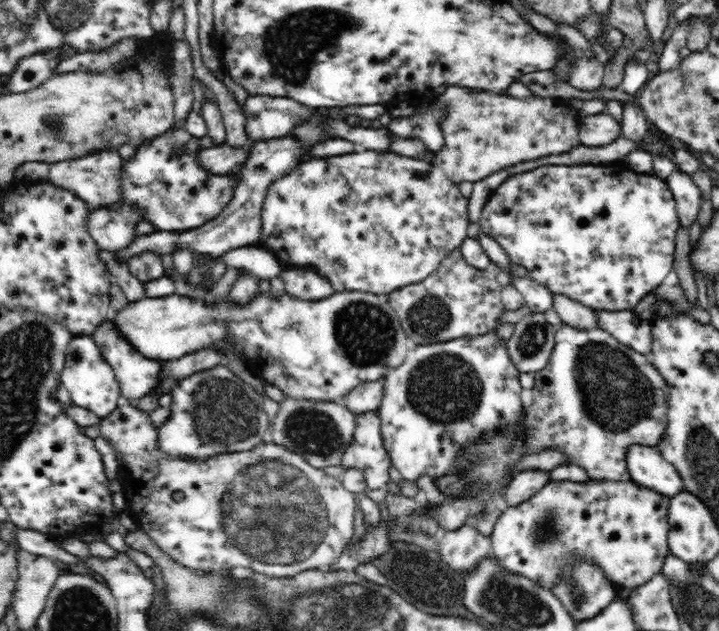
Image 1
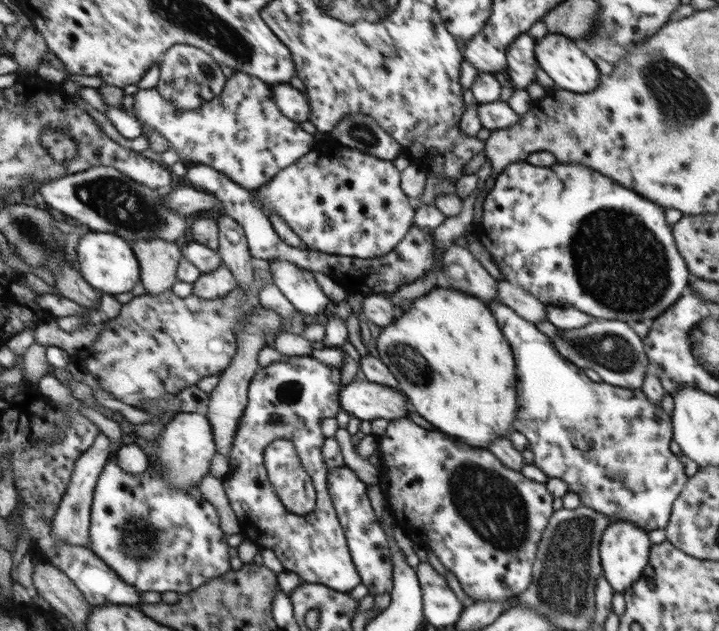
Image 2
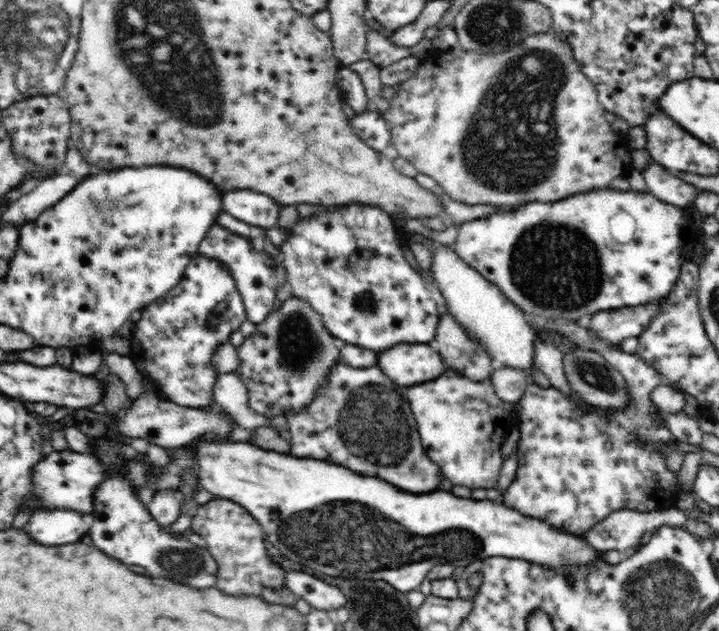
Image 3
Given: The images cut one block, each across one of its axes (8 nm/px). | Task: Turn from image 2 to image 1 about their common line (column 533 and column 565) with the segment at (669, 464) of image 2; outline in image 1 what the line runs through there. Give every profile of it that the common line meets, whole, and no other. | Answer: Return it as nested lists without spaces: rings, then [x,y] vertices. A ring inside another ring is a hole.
[[[564,323],[558,330],[555,330],[554,338],[555,343],[546,368],[533,373],[532,402],[526,406],[526,411],[524,411],[525,424],[528,427],[526,434],[524,434],[524,441],[527,443],[527,454],[540,454],[544,450],[558,448],[566,456],[564,464],[570,463],[582,466],[586,470],[588,478],[592,479],[592,481],[601,481],[602,479],[616,482],[632,481],[626,464],[628,448],[634,445],[650,447],[657,447],[659,445],[667,425],[669,385],[662,377],[662,374],[658,372],[658,369],[648,361],[646,355],[618,342],[609,332],[602,330],[600,327],[586,330]]]

